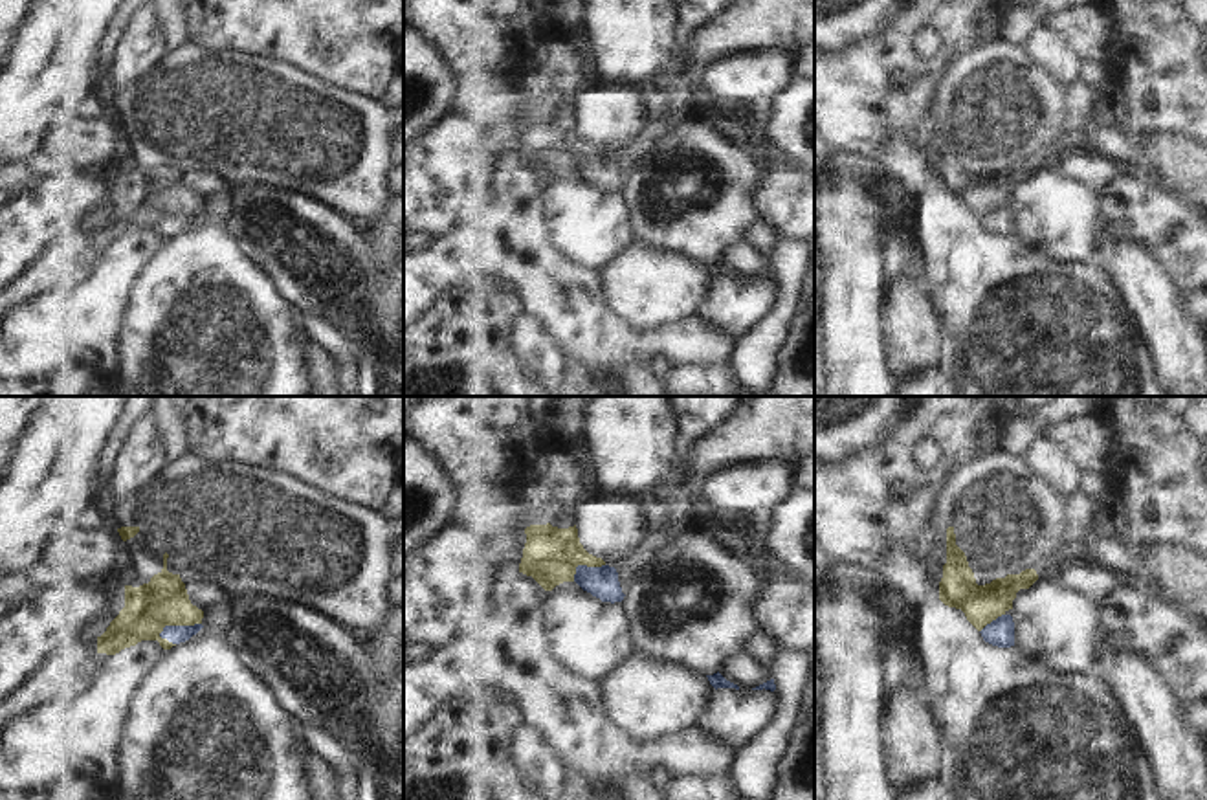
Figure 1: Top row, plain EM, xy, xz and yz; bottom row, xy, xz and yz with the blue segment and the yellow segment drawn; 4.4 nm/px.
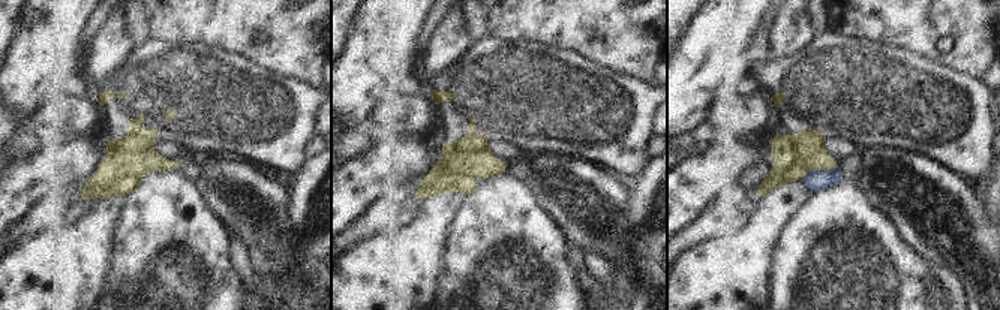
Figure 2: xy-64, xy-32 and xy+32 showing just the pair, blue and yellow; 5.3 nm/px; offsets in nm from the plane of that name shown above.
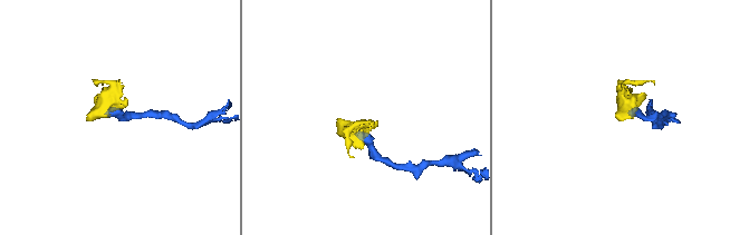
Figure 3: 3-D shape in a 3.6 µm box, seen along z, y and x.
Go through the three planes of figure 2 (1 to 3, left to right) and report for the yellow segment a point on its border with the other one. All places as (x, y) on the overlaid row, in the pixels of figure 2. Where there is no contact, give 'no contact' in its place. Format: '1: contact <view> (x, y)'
1: no contact
2: contact xy-32 (476, 180)
3: contact xy+32 (817, 169)

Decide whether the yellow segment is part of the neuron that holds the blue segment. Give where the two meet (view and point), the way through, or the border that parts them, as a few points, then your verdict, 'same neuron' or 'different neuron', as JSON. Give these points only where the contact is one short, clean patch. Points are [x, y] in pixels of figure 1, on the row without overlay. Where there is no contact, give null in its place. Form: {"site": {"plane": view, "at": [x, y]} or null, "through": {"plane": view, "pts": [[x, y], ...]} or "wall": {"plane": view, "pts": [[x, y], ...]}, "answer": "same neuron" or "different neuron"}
{"site": {"plane": "xy", "at": [178, 215]}, "answer": "different neuron"}

